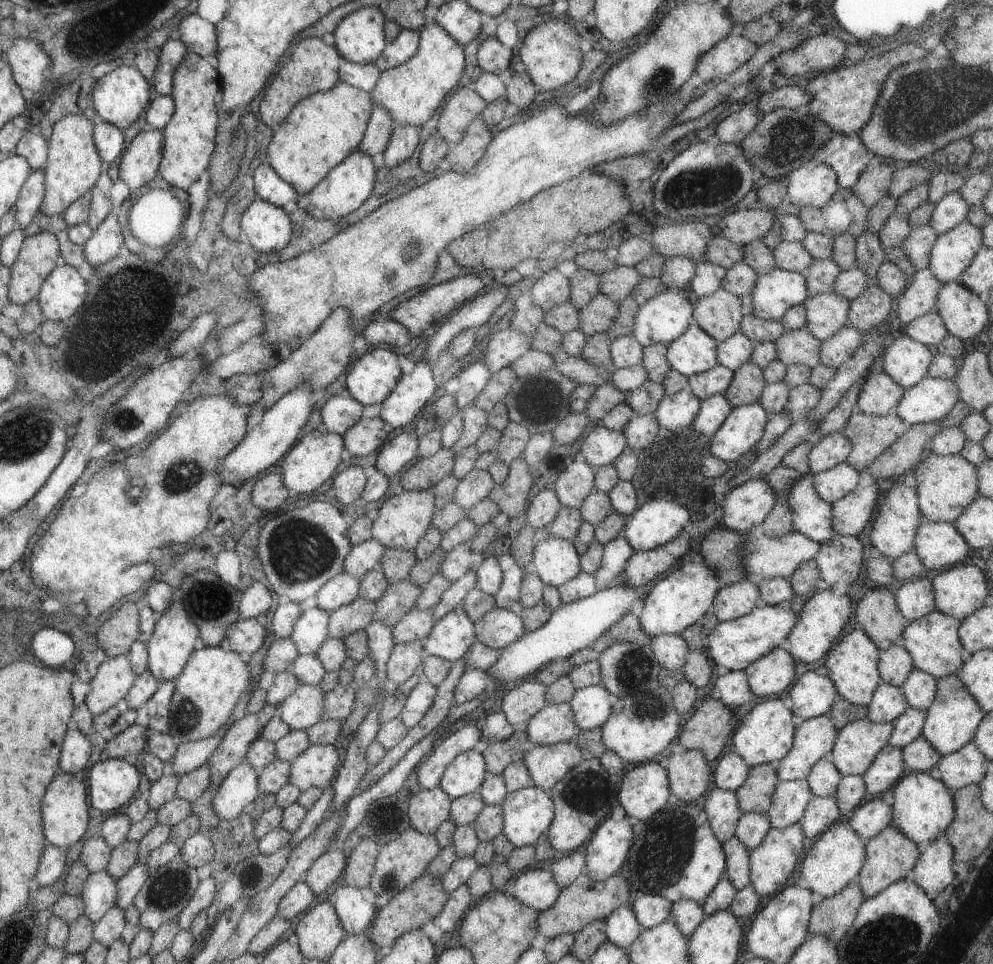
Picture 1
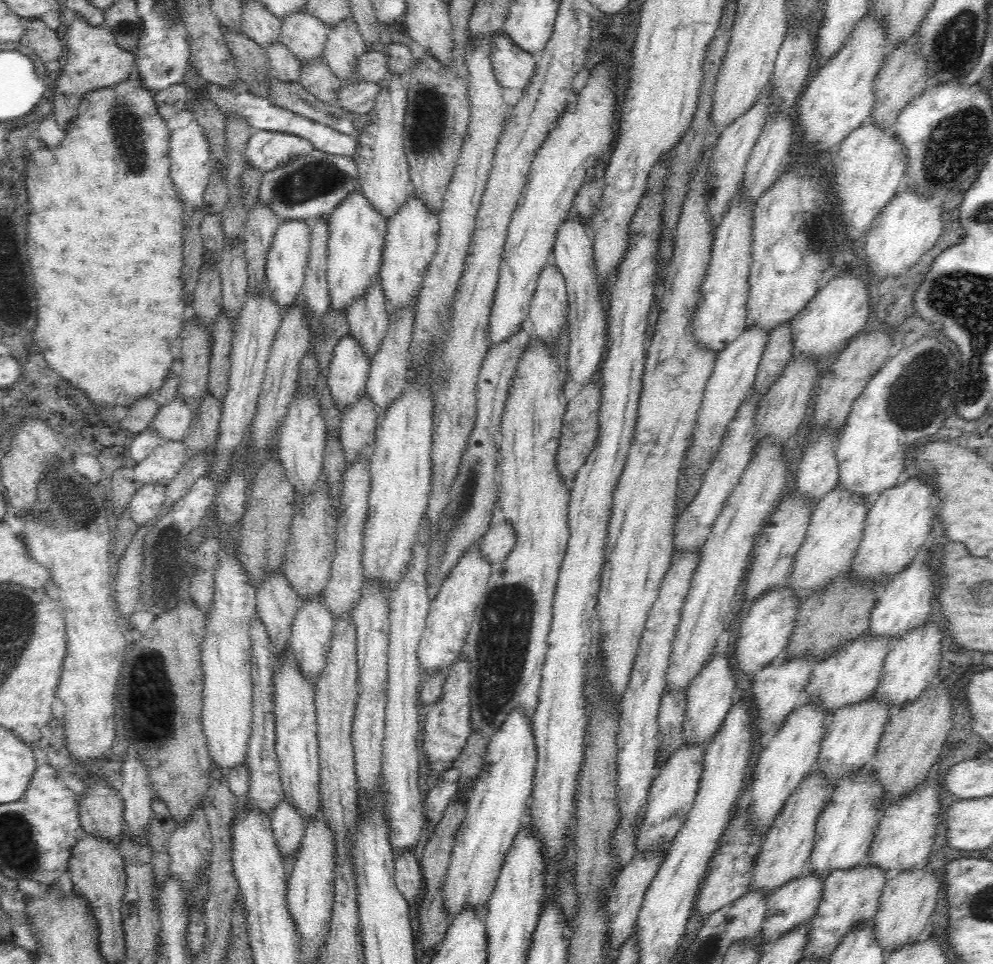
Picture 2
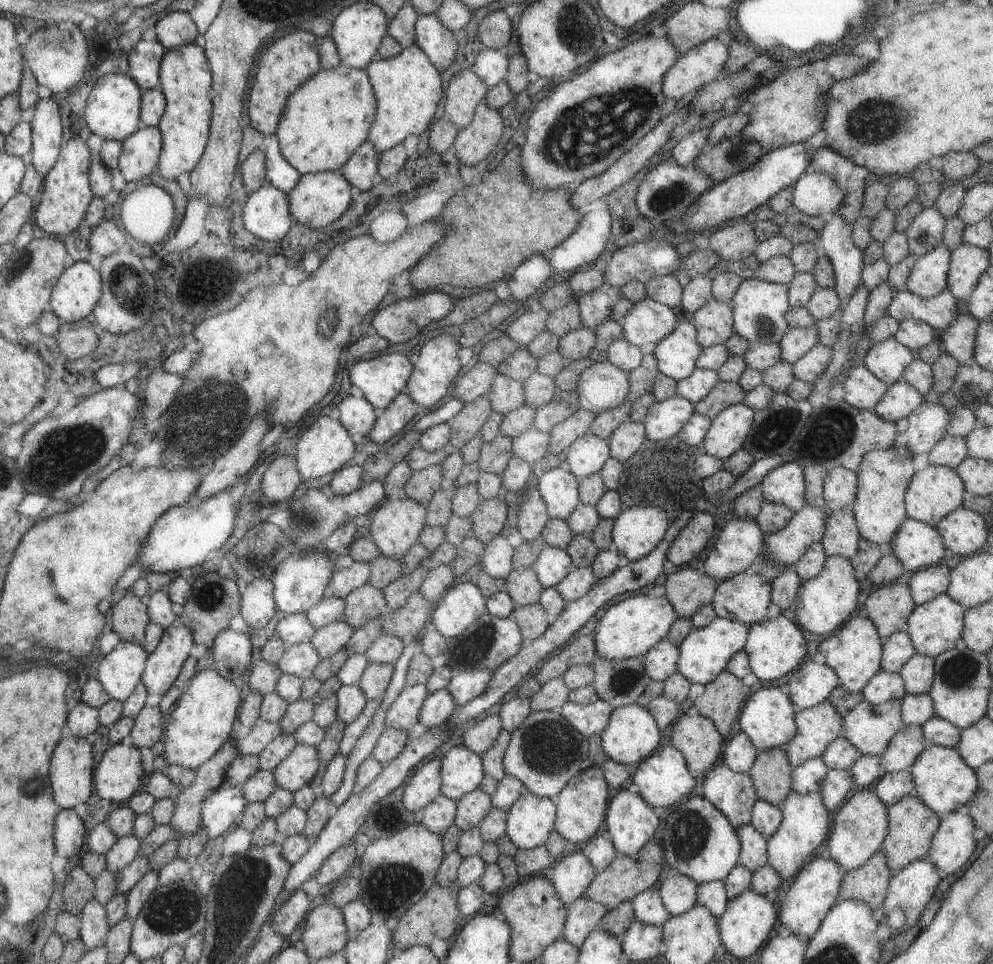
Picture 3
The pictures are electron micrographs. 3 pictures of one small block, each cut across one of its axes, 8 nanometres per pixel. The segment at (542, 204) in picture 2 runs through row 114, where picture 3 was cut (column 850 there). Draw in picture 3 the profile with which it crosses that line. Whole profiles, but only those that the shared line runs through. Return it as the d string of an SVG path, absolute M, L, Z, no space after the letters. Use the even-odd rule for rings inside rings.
M842 556L826 557L823 568L815 577L803 581L798 588L795 604L795 622L815 634L815 636L827 636L837 630L855 610L855 602L859 592L858 580L855 578L853 567L846 558Z

